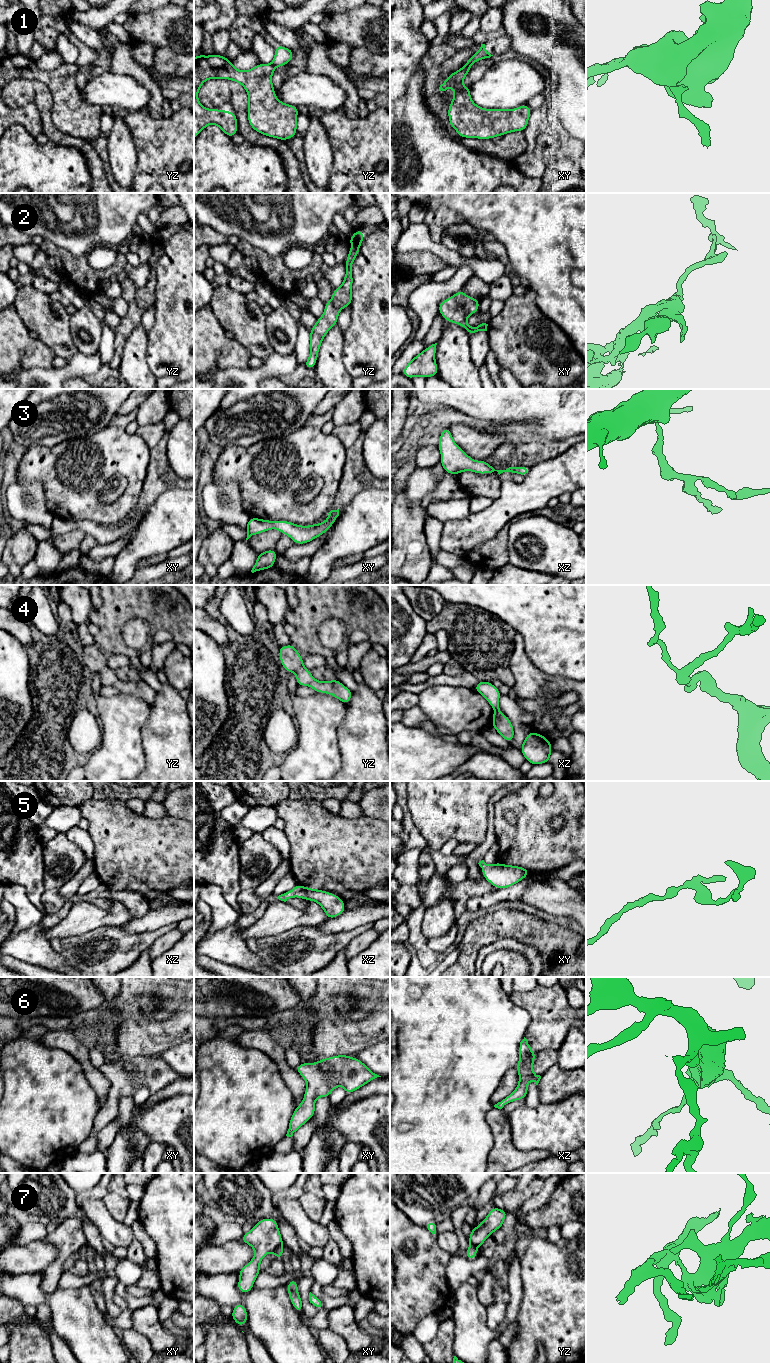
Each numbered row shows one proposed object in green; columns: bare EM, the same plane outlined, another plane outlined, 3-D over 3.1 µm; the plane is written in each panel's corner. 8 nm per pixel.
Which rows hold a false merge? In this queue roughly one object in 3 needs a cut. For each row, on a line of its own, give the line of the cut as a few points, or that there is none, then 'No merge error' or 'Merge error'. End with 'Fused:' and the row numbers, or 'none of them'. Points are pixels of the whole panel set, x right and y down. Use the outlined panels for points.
1: Split along xy (465, 64), (469, 65). Merge error
2: No split. No merge error
3: No split. No merge error
4: No split. No merge error
5: No split. No merge error
6: No split. No merge error
7: Split along xy (282, 1243), (273, 1250). Merge error
Fused: 1, 7

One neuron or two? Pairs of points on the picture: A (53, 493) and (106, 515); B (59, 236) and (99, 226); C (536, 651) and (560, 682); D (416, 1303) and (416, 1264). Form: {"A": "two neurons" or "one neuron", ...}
{"A": "one neuron", "B": "one neuron", "C": "two neurons", "D": "one neuron"}

